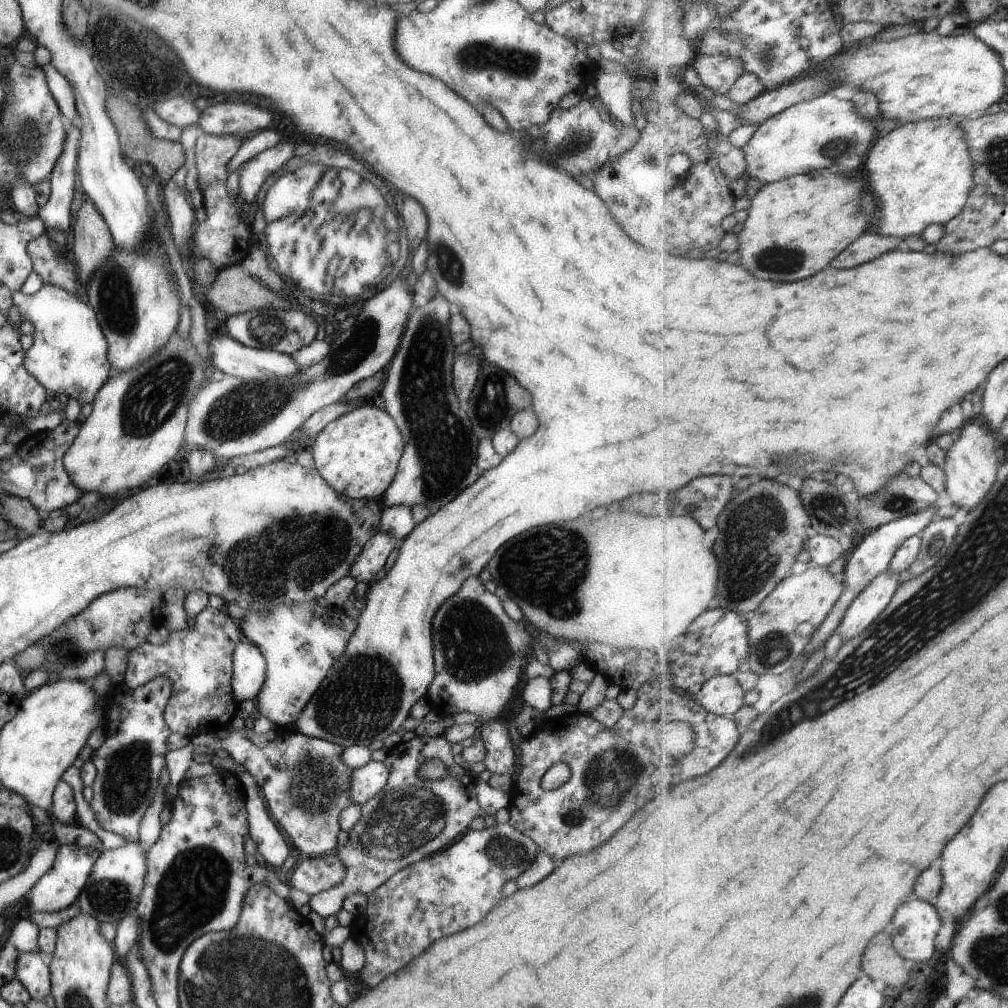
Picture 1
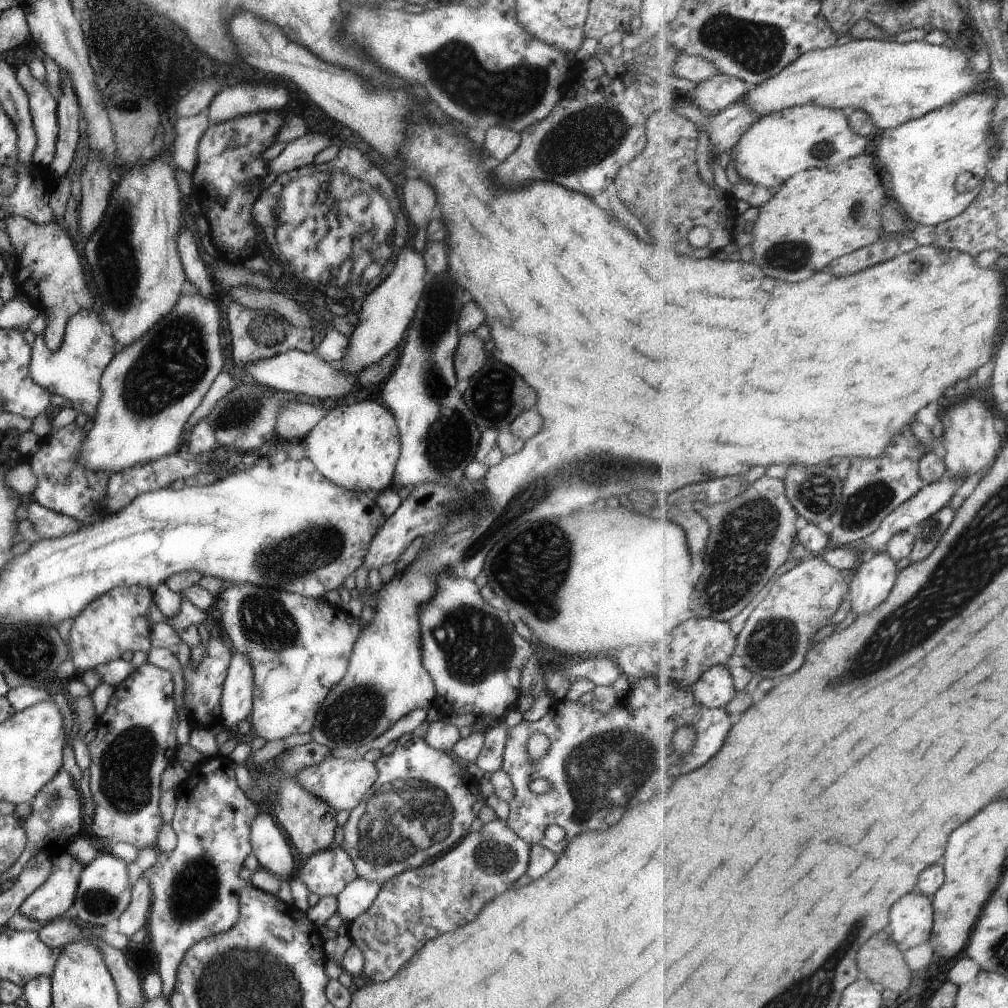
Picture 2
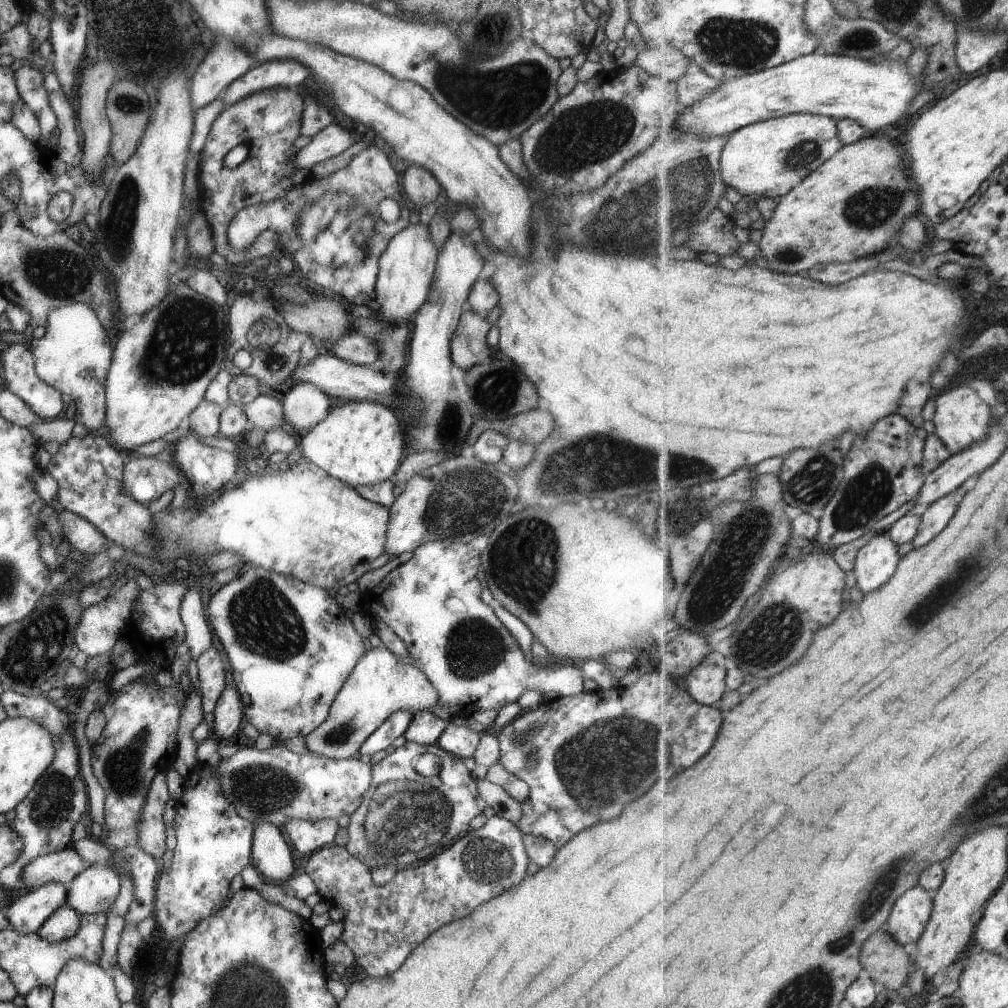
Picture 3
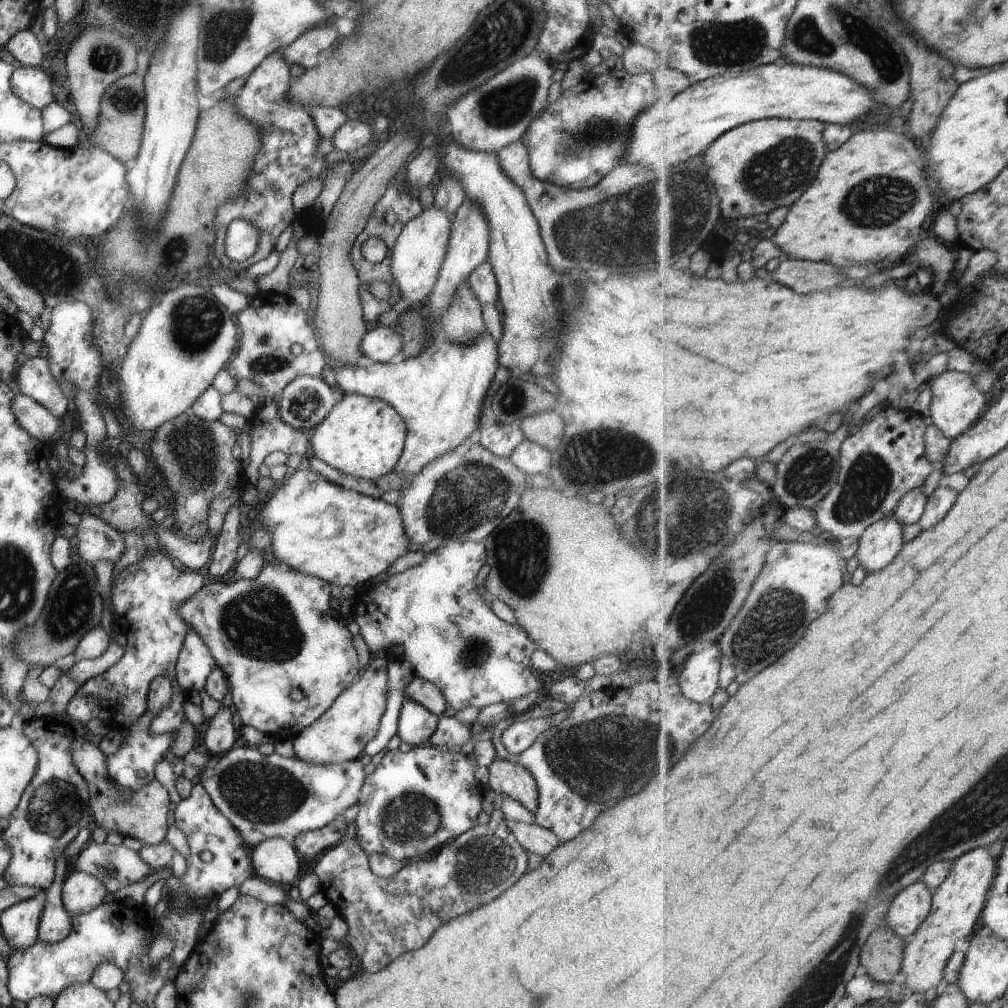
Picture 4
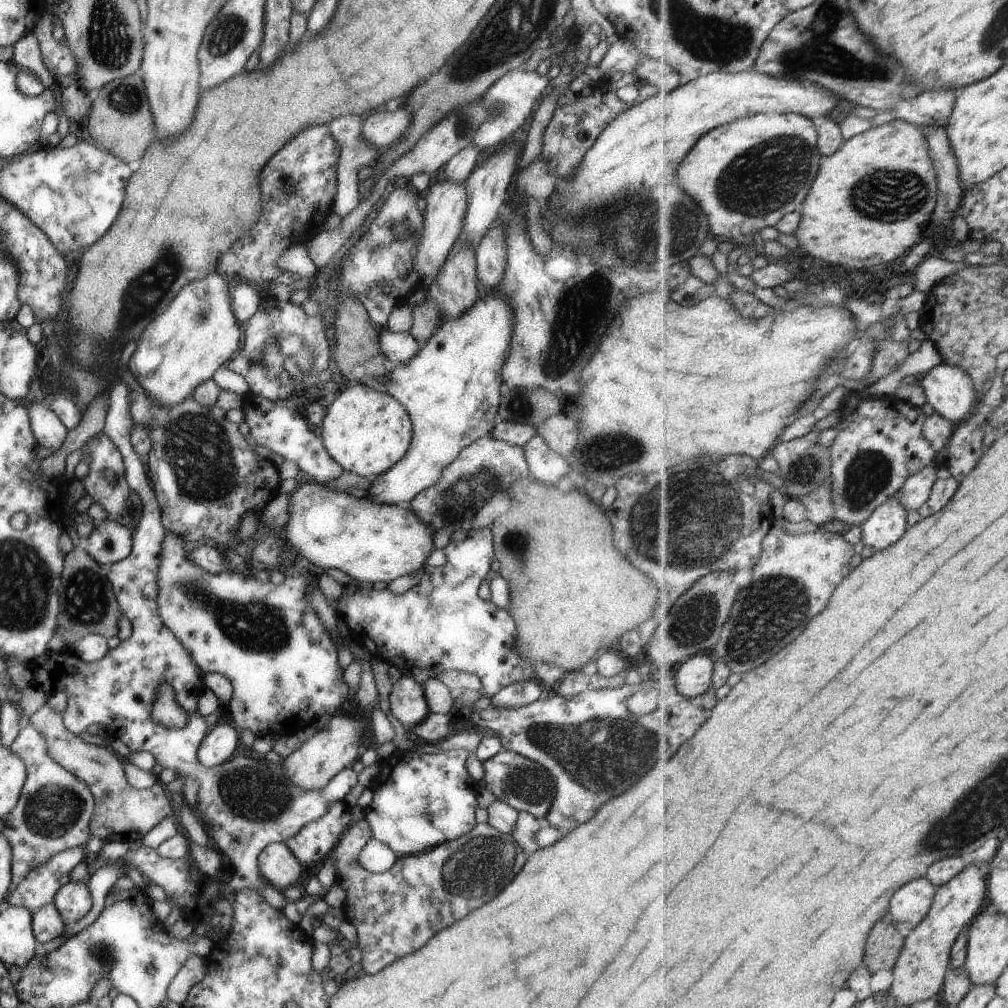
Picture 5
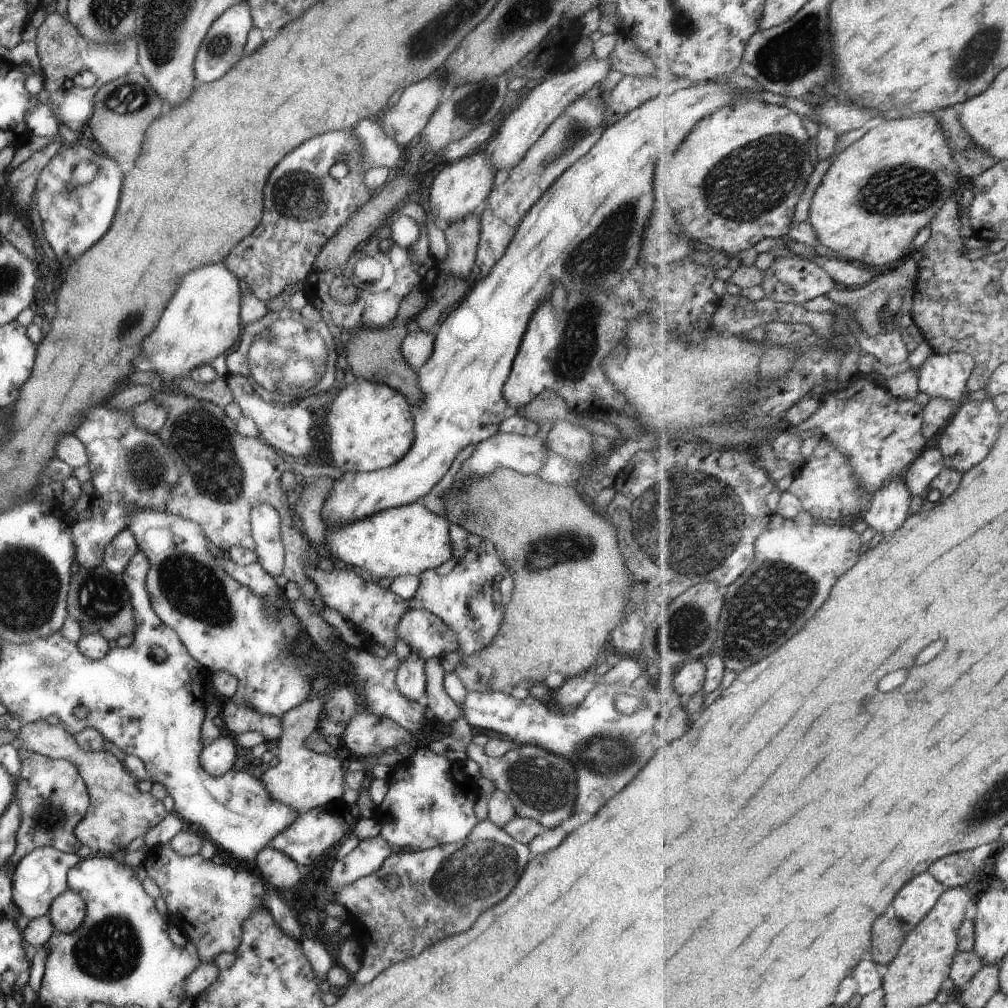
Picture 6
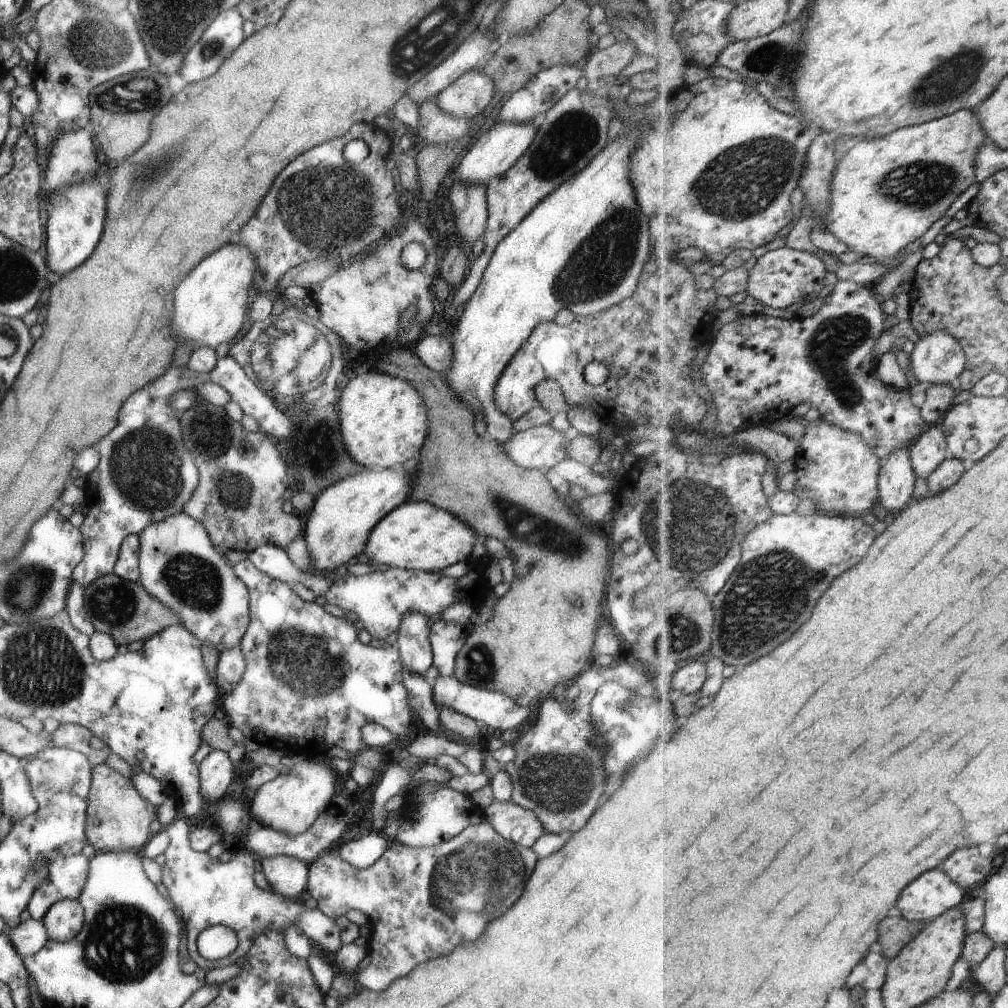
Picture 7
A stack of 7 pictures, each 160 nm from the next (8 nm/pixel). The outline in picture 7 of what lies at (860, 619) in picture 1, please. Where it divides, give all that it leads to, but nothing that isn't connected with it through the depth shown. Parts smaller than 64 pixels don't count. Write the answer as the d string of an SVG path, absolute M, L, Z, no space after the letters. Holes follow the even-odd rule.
M903 447L889 455L887 462L881 467L878 480L879 504L885 509L885 513L889 511L895 516L899 510L913 502L917 477L910 448Z

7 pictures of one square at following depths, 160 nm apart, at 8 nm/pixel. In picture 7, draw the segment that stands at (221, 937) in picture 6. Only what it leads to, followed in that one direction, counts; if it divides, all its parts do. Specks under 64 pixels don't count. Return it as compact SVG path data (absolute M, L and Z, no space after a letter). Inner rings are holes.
M177 814L171 823L164 826L169 837L169 844L163 853L165 862L161 864L162 877L160 882L168 890L168 898L179 912L186 935L187 952L196 966L204 971L232 965L237 958L244 956L247 949L263 931L284 932L289 925L295 925L317 946L333 954L342 945L339 939L339 927L335 921L324 915L319 908L306 908L299 900L279 896L269 890L261 890L253 880L253 873L258 867L258 860L253 853L243 848L231 850L231 859L221 863L207 853L194 851L188 843L189 831L194 823ZM209 925L225 925L236 934L237 948L225 958L218 961L205 960L199 953L196 938L199 932Z

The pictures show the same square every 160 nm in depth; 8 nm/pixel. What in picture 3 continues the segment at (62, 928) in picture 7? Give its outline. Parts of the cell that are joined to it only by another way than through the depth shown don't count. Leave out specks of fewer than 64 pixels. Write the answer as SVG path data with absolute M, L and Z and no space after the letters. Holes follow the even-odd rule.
M105 863L90 864L67 885L64 905L79 915L106 913L117 896L120 877Z

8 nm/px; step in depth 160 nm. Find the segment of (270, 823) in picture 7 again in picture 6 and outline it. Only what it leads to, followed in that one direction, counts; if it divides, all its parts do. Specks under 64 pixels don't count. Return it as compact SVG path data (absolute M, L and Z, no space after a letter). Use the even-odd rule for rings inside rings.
M305 747L295 750L278 750L275 752L277 764L273 768L265 766L260 780L274 801L288 805L298 814L303 814L316 806L341 798L343 793L343 778L345 761L337 755L316 753Z

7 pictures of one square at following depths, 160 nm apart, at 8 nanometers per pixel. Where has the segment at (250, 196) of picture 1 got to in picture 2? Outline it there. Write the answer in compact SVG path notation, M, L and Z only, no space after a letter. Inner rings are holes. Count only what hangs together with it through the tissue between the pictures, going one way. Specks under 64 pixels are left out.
M309 132L305 136L300 136L289 141L285 148L281 150L275 158L268 160L268 172L281 174L293 169L298 169L312 162L313 156L327 148L331 142L327 140L325 134Z

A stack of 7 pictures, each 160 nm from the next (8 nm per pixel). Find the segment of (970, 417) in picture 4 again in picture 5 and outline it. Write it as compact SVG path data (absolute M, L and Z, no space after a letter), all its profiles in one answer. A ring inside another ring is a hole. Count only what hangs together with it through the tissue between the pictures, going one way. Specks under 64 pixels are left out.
M943 362L919 379L928 404L955 427L969 418L979 406L972 376L960 366Z

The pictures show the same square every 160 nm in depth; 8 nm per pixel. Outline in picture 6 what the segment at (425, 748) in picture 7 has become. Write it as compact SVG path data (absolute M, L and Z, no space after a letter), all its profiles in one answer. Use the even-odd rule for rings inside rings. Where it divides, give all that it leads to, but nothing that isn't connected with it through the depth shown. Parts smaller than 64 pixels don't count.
M358 707L356 714L347 721L341 736L351 758L369 757L379 755L389 747L394 747L401 742L411 743L411 733L402 726L395 724L390 718L373 714Z

